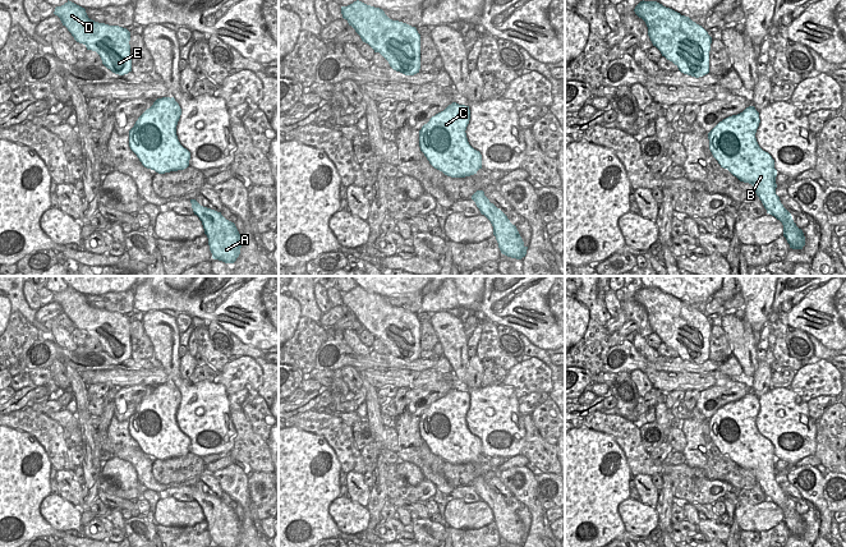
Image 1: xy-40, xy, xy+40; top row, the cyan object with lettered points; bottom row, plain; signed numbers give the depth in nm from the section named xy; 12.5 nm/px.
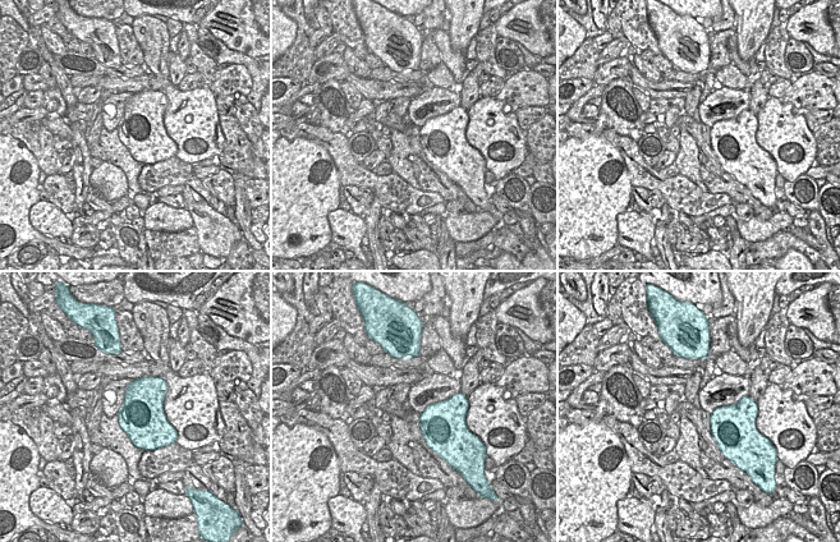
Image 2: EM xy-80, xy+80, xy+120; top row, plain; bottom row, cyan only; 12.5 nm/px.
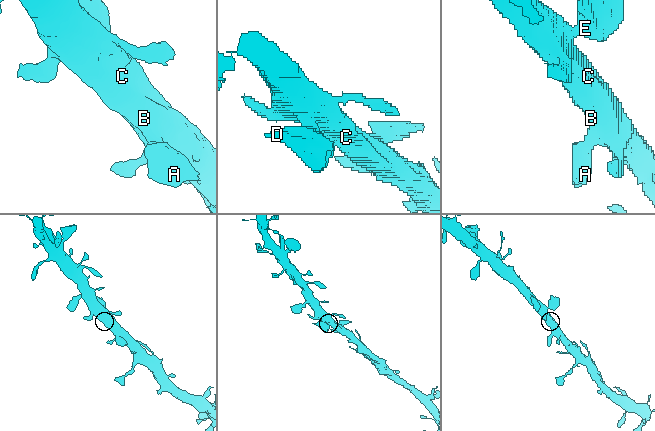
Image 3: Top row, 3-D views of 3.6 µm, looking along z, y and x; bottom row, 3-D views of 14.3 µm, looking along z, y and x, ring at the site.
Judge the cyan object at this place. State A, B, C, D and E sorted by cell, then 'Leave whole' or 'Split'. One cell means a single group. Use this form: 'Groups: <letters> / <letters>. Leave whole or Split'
Groups: A B C D E. Leave whole.

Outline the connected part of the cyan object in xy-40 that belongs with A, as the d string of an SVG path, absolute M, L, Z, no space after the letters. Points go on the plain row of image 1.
M190 486L190 489L194 501L202 507L212 544L236 547L240 541L242 521L235 510L226 506L221 498L201 492L196 486Z

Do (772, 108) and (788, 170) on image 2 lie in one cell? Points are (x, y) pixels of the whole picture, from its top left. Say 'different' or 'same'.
same

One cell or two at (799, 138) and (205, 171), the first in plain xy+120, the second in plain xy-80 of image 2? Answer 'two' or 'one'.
two

